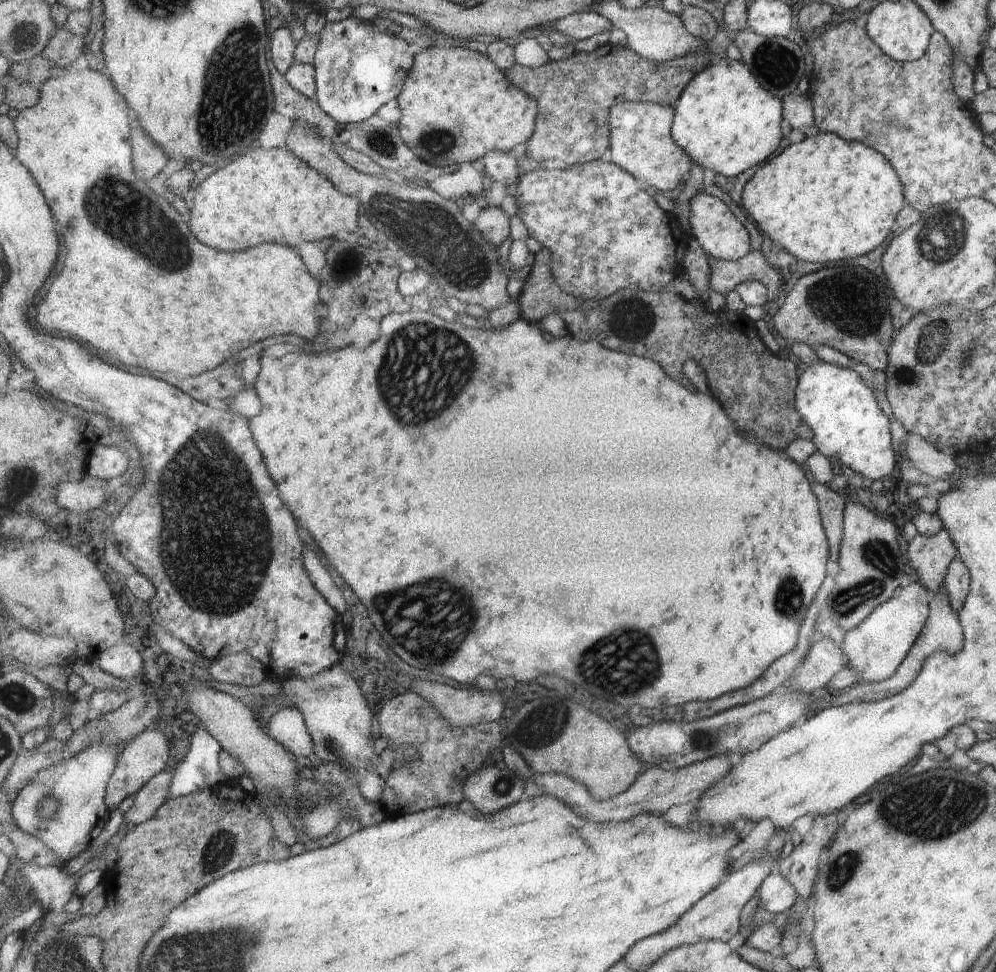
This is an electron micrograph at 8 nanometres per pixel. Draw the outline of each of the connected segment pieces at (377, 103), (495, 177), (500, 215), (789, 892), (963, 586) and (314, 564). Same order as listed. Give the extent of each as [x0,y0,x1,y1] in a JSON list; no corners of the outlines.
[[312,18,416,124],[482,151,522,186],[474,206,511,248],[757,872,797,914],[942,557,969,613],[303,546,347,615]]

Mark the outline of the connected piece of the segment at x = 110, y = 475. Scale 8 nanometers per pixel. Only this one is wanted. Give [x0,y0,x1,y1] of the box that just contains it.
[87,444,131,480]

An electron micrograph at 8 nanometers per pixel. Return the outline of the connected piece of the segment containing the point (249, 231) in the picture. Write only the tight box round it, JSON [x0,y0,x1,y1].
[188,148,362,250]

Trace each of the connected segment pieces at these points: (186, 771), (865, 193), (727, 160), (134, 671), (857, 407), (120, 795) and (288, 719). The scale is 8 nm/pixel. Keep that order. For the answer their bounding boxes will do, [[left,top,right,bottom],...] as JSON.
[[169,725,230,800],[740,131,904,264],[673,58,781,178],[99,640,143,682],[793,360,897,483],[106,725,172,810],[267,707,315,758]]

